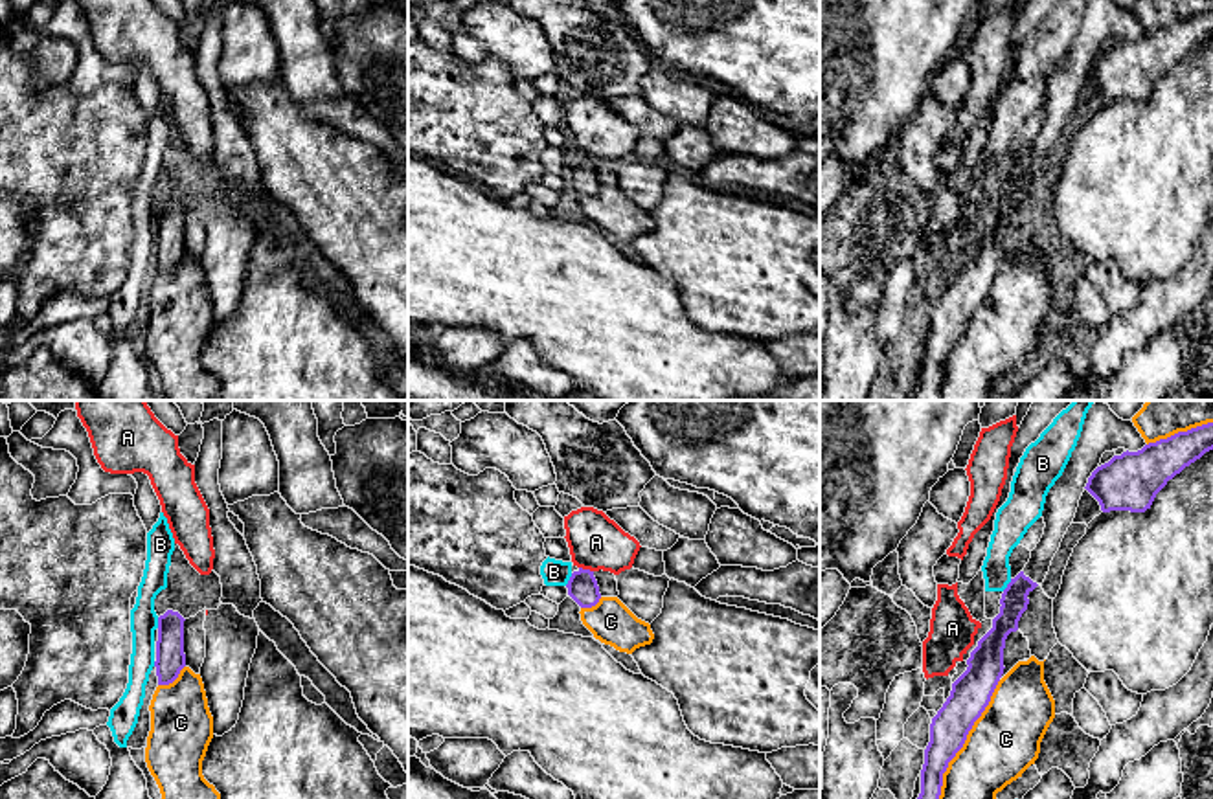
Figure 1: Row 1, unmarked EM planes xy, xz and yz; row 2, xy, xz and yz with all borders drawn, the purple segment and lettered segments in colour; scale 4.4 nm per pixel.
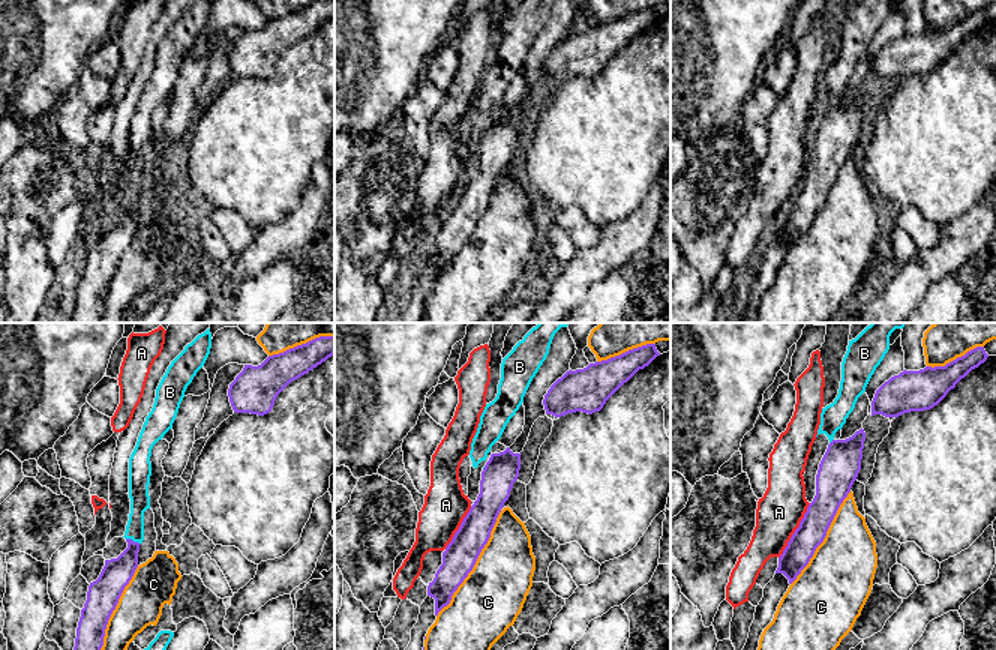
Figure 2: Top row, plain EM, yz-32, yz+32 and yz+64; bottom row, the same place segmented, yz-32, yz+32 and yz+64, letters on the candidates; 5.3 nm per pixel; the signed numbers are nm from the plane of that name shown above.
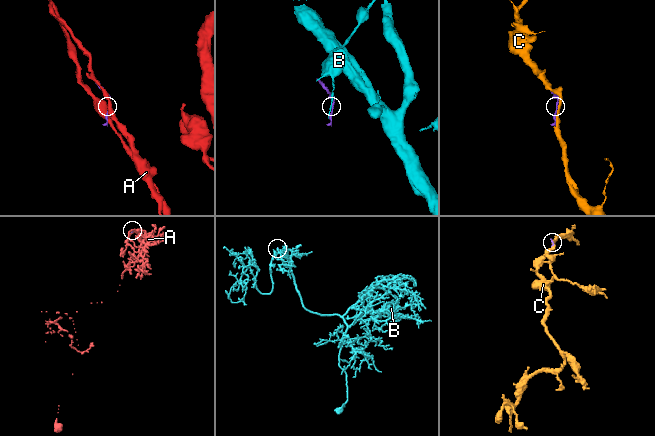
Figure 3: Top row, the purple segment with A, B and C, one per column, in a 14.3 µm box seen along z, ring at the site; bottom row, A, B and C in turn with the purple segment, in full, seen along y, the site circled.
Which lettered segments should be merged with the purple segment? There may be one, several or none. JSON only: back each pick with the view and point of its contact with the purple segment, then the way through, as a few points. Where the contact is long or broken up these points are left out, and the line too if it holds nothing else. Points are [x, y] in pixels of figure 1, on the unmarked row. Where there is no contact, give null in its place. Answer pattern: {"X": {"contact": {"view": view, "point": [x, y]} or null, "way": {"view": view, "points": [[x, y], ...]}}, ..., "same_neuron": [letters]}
{"same_neuron": []}

